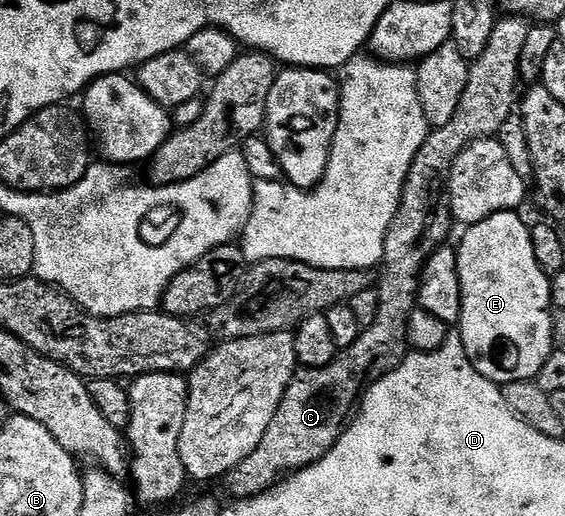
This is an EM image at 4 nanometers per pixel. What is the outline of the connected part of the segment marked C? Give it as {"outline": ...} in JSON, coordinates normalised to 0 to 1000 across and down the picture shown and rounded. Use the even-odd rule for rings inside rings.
{"outline":[[[890,31],[876,45],[871,70],[858,87],[851,109],[844,109],[830,128],[830,155],[823,163],[823,178],[816,184],[816,202],[809,202],[809,217],[802,217],[802,233],[786,244],[772,244],[758,258],[752,279],[738,287],[738,302],[731,302],[731,318],[724,326],[724,341],[713,359],[710,388],[703,411],[696,419],[696,434],[688,434],[688,450],[681,450],[681,481],[674,521],[667,531],[667,560],[671,566],[671,603],[667,620],[658,632],[648,634],[635,657],[618,674],[602,678],[593,696],[575,713],[559,717],[531,715],[520,736],[512,744],[490,798],[483,798],[483,814],[476,814],[476,829],[469,829],[469,845],[462,845],[462,860],[446,880],[398,921],[402,950],[411,967],[446,965],[467,957],[497,932],[497,922],[520,919],[524,911],[536,911],[547,899],[568,891],[596,860],[616,818],[625,808],[625,797],[639,771],[639,758],[658,740],[674,736],[690,717],[699,717],[713,703],[724,684],[719,636],[726,609],[738,599],[738,572],[742,566],[742,537],[749,531],[749,516],[756,508],[756,494],[766,490],[793,467],[791,452],[802,440],[796,405],[786,390],[788,339],[798,331],[802,310],[823,289],[832,275],[853,267],[874,267],[883,250],[897,236],[897,227],[908,221],[915,205],[912,165],[920,165],[917,116],[927,95],[931,70],[940,50],[935,37],[917,31]]]}

